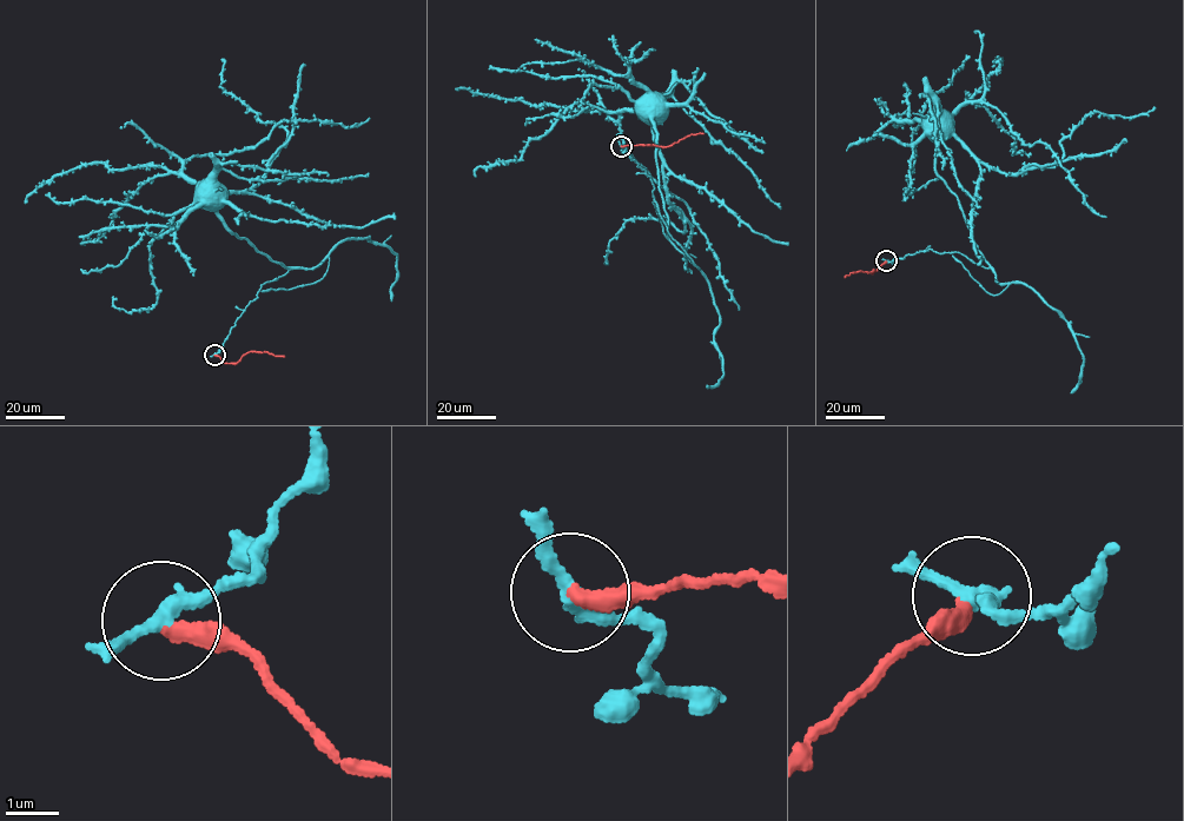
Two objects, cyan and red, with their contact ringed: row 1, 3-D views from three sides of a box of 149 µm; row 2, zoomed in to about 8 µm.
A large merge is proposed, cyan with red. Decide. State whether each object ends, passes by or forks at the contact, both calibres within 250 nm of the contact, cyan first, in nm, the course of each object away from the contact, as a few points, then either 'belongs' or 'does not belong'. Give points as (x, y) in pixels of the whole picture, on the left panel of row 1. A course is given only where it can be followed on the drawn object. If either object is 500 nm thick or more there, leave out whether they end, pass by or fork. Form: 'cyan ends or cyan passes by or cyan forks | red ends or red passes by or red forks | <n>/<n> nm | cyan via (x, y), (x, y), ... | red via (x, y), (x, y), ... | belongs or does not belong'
cyan passes by | red ends | 280/320 nm | cyan via (215, 355), (262, 284), (289, 269), (230, 231), (217, 211), (220, 186), (212, 180), (212, 185) | red via (215, 355), (224, 363), (236, 363), (249, 352), (284, 356) | does not belong

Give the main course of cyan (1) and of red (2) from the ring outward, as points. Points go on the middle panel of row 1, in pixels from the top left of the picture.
1: (621, 146), (650, 177), (653, 203), (668, 238), (653, 118), (666, 104), (657, 103)
2: (621, 146), (668, 147), (692, 134), (703, 133)

